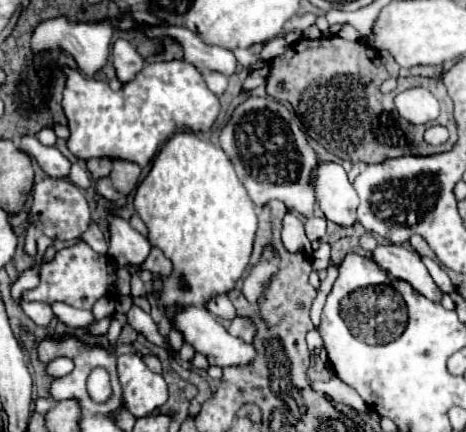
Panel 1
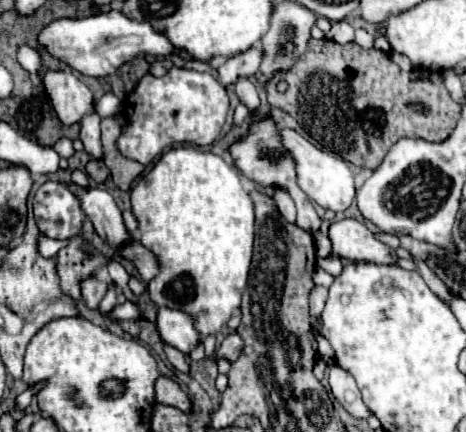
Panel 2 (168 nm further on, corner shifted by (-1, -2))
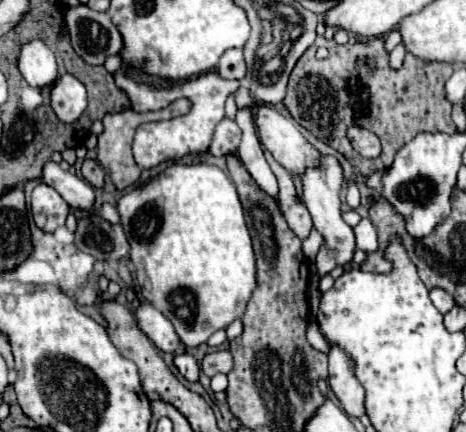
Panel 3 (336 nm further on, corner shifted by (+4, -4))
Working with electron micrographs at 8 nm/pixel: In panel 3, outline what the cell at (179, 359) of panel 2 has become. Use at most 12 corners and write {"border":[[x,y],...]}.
{"border":[[177,354],[173,362],[189,382],[197,382],[199,364],[189,354]]}

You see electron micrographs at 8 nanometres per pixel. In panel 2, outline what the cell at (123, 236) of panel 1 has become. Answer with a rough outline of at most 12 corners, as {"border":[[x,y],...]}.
{"border":[[68,184],[98,236],[110,246],[130,238],[106,190]]}

